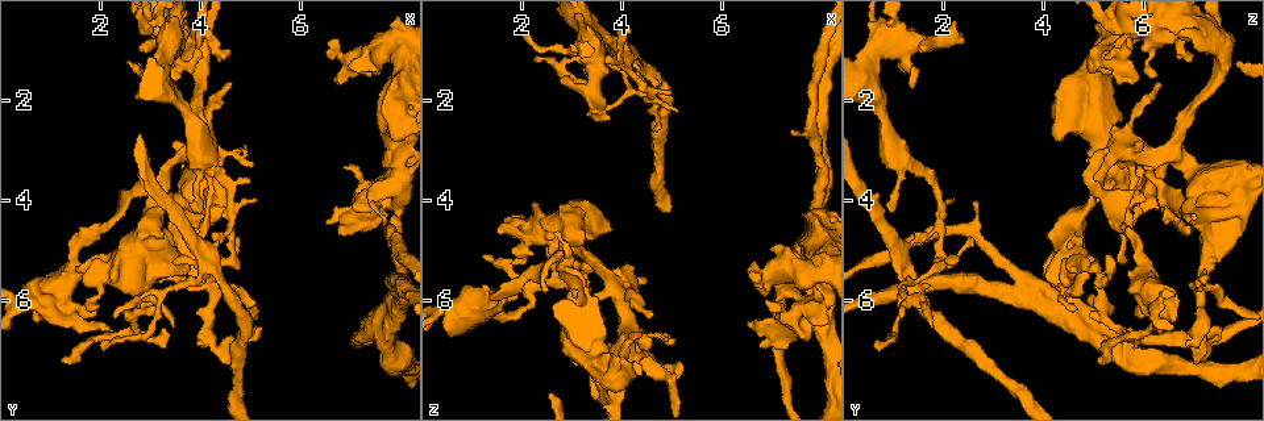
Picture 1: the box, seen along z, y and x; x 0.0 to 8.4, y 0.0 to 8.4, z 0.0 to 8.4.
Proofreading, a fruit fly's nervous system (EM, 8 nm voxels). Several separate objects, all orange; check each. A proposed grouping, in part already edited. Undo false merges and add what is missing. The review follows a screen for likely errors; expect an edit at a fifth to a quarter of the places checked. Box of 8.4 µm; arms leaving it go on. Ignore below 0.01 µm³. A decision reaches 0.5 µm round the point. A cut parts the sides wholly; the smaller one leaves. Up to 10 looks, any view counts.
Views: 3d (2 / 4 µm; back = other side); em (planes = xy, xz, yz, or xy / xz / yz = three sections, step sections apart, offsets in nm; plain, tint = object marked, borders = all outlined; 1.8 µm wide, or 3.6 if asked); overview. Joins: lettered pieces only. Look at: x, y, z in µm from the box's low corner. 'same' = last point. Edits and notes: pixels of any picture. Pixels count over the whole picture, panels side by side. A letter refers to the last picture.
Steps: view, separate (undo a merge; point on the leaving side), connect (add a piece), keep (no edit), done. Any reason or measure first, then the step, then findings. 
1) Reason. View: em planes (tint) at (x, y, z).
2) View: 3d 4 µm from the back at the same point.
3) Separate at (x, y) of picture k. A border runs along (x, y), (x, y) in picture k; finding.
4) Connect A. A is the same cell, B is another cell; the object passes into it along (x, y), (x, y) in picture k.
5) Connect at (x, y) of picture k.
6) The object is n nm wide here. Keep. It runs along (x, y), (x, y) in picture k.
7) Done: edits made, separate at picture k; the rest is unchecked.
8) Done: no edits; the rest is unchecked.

Four-way junction. View: 3d 2 µm at (2.25, 6.70, 5.80).

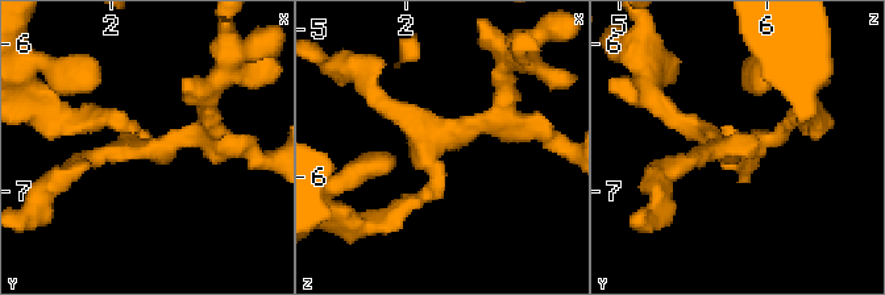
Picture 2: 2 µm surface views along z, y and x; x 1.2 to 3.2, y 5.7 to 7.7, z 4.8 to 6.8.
4 arms meet here. View: em planes (tint) at (2.18, 6.68, 5.78).

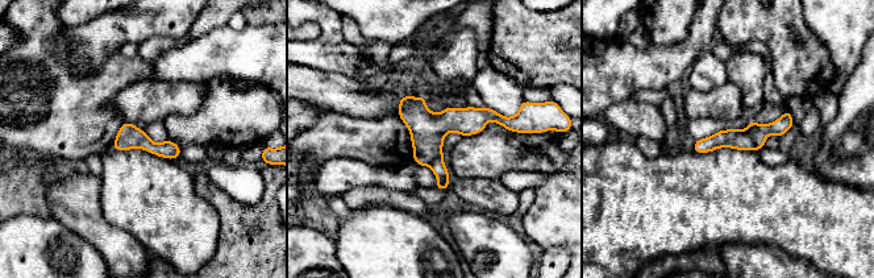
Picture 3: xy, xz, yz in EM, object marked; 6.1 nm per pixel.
View: em planes (borders) at the same point.

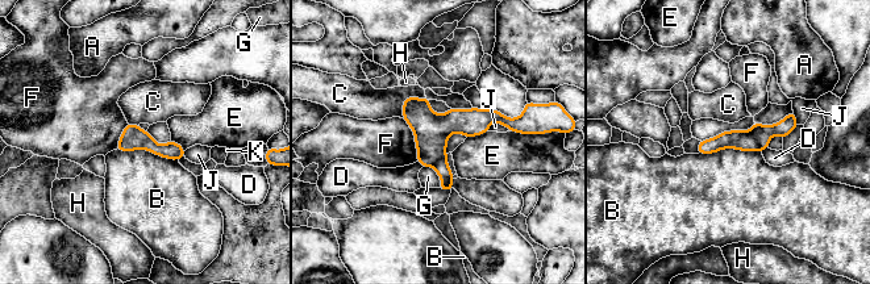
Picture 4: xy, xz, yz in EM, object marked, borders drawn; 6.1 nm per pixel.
The object is 150 nm wide here. Separate at (739, 140) of picture 4. A, B, C, D, E, F, G, H, J and K are other cells; a border runs along (750, 129), (760, 150) in picture 4; a second neuron is stuck on.

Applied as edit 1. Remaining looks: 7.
View: overview.

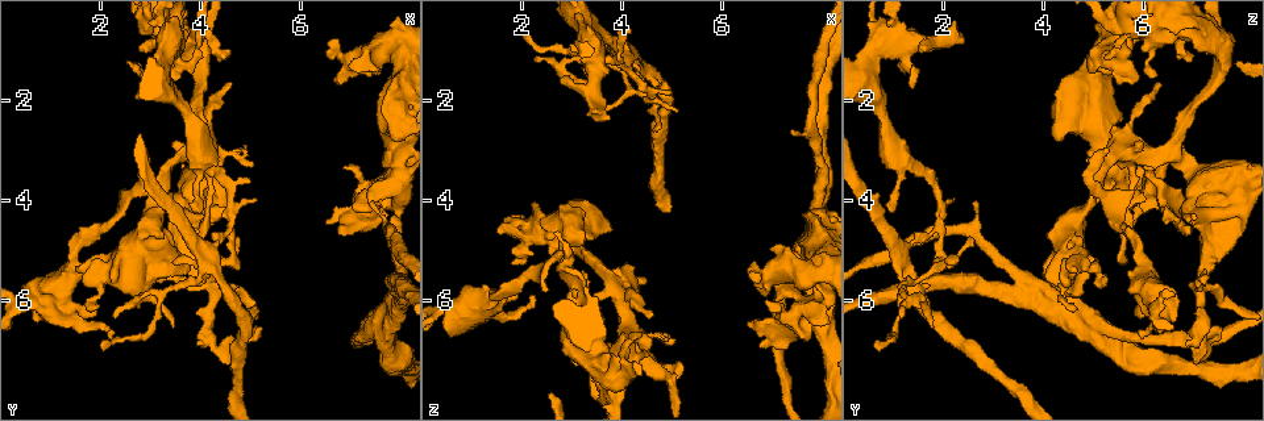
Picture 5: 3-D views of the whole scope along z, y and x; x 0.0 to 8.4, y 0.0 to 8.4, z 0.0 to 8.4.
Free end. View: em planes (borders) at (2.35, 4.15, 5.65).

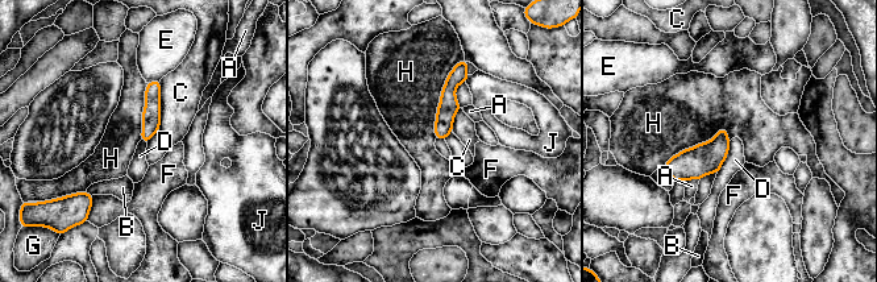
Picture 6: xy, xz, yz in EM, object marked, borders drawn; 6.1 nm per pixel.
Keep. A, B, C, D, E, F, G, H and J are other cells; a border runs along (464, 58), (443, 87), (435, 137) in picture 6; none of them fits.

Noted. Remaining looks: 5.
Two arms at a narrow angle. View: em xy step 16 (tint) at (3.00, 0.60, 5.80).

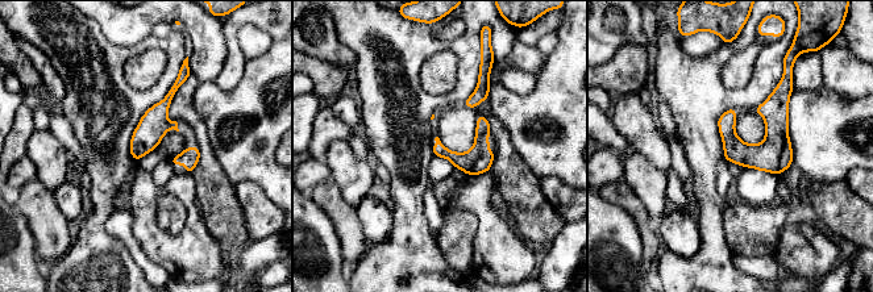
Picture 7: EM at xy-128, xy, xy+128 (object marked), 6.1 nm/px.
Cut it another way. View: em planes (borders) at the same point.

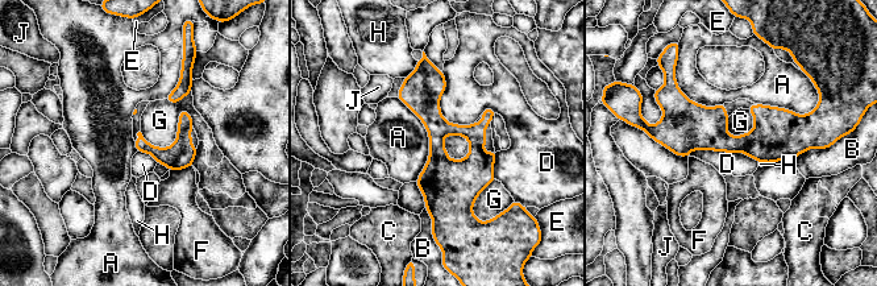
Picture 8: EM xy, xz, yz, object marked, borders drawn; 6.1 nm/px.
The longest contact is with A, 550 nm. Keep. A, B, C, D, E, F, G, H and J are other cells; all the same neuron.

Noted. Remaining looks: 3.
Free end. View: em xy step 4 (borders) at (6.90, 3.35, 6.05).

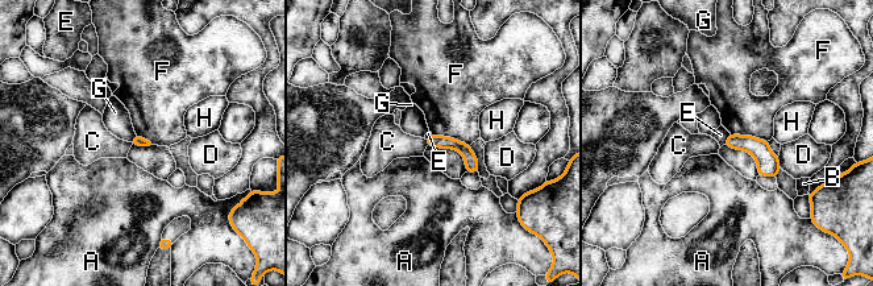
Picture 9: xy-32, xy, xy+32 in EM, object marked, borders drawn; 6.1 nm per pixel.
Another direction. View: em planes (borders) at the same point.

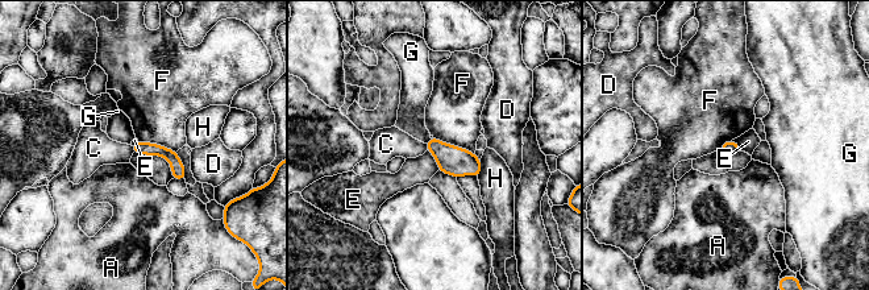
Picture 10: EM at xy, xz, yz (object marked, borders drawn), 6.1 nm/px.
Keep. A, C, D, E, F, G and H are other cells; it runs along (136, 148), (165, 152), (182, 175) in picture 10; none of them fits.

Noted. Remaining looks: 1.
Done: edits made, separate at picture 4; the rest is unchecked.

